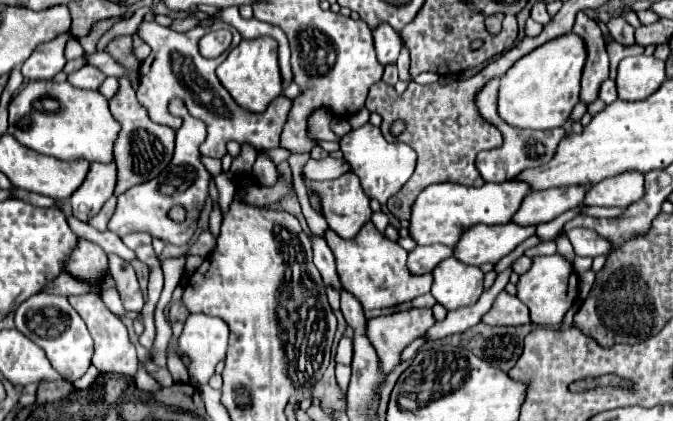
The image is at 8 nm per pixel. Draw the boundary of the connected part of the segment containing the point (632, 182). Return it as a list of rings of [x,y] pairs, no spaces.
[[[624,174],[620,178],[606,178],[604,182],[590,186],[584,196],[584,206],[606,206],[606,208],[626,208],[628,204],[640,200],[644,194],[642,174]]]

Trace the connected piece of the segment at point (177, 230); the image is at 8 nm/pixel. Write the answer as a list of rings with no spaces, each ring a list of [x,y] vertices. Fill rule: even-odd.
[[[186,116],[182,126],[176,130],[176,150],[174,150],[172,162],[154,180],[132,186],[132,190],[128,190],[128,194],[122,194],[118,198],[118,206],[114,210],[114,216],[108,222],[108,230],[110,232],[148,232],[152,238],[160,238],[160,240],[164,240],[168,244],[174,244],[174,246],[188,244],[190,238],[194,236],[194,228],[196,228],[196,222],[198,222],[198,216],[200,216],[200,200],[204,200],[204,204],[206,204],[208,188],[210,188],[210,180],[212,180],[212,174],[202,164],[200,144],[204,140],[206,140],[206,124],[202,120],[198,120],[198,118],[194,118],[194,116]],[[172,204],[182,204],[186,208],[186,212],[188,212],[186,222],[178,224],[178,222],[172,222],[168,218],[168,210],[170,210]]]

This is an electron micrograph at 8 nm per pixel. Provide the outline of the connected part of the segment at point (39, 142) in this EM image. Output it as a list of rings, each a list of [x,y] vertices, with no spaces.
[[[30,82],[8,106],[8,130],[22,146],[58,160],[88,160],[112,162],[114,142],[120,134],[120,124],[108,110],[106,98],[96,90],[80,90],[68,82]]]

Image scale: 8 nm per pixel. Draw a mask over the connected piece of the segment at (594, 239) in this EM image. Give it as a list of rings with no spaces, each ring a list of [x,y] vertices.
[[[572,228],[568,230],[568,240],[574,246],[576,256],[590,256],[596,258],[600,254],[606,254],[610,250],[608,240],[600,238],[594,230],[590,228]]]

